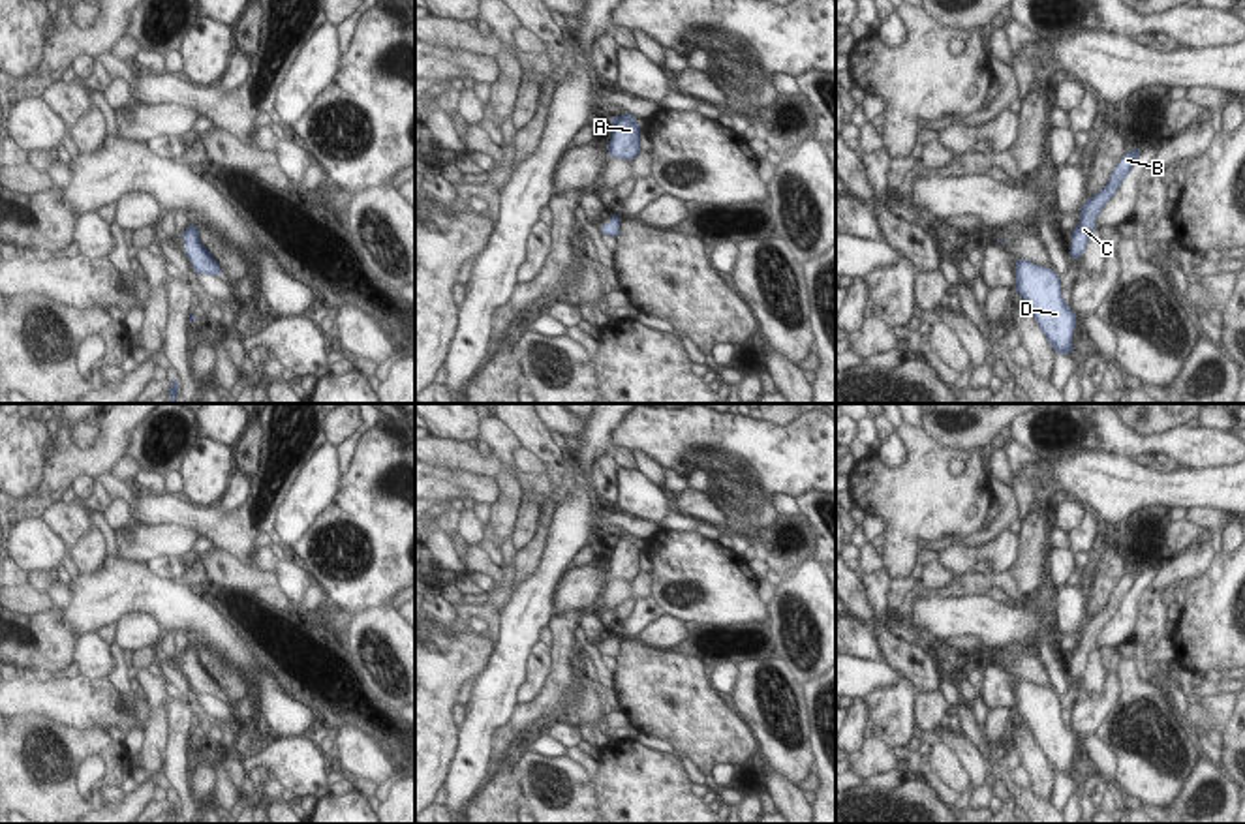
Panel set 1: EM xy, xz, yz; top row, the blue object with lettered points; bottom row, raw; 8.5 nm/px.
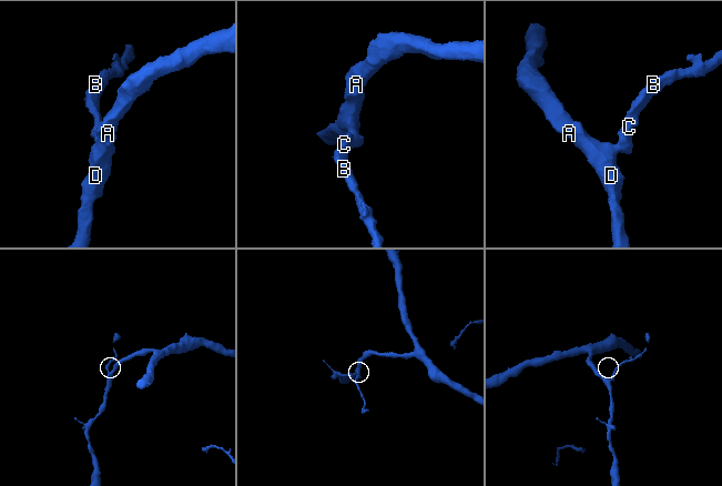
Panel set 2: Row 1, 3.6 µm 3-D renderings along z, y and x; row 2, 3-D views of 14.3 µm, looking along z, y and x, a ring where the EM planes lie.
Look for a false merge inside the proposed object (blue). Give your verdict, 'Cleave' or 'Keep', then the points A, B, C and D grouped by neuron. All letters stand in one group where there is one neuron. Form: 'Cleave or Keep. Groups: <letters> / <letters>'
Keep. Groups: A B C D.

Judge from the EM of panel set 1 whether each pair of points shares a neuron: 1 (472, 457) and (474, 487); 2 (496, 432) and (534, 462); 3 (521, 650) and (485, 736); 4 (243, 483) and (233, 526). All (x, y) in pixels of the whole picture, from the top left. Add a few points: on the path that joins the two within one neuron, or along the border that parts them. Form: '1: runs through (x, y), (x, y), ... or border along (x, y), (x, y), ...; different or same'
1: border along (434, 464), (470, 470), (496, 479); different
2: border along (522, 445), (515, 453), (517, 468); different
3: runs through (507, 671), (485, 716); same
4: border along (252, 477), (252, 494), (243, 503), (218, 503); different

